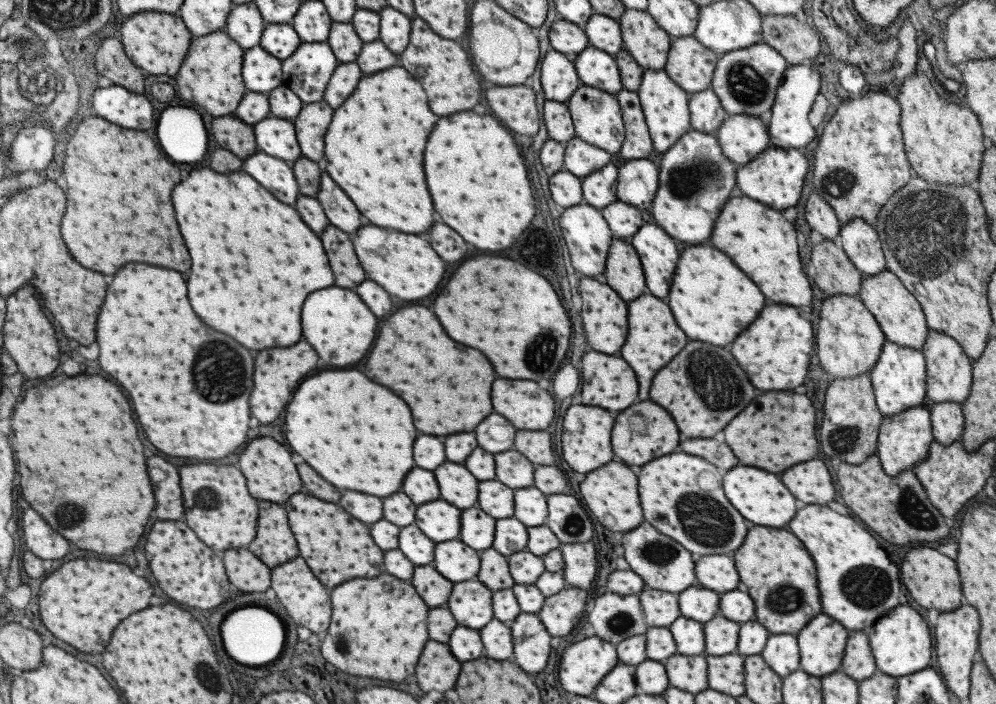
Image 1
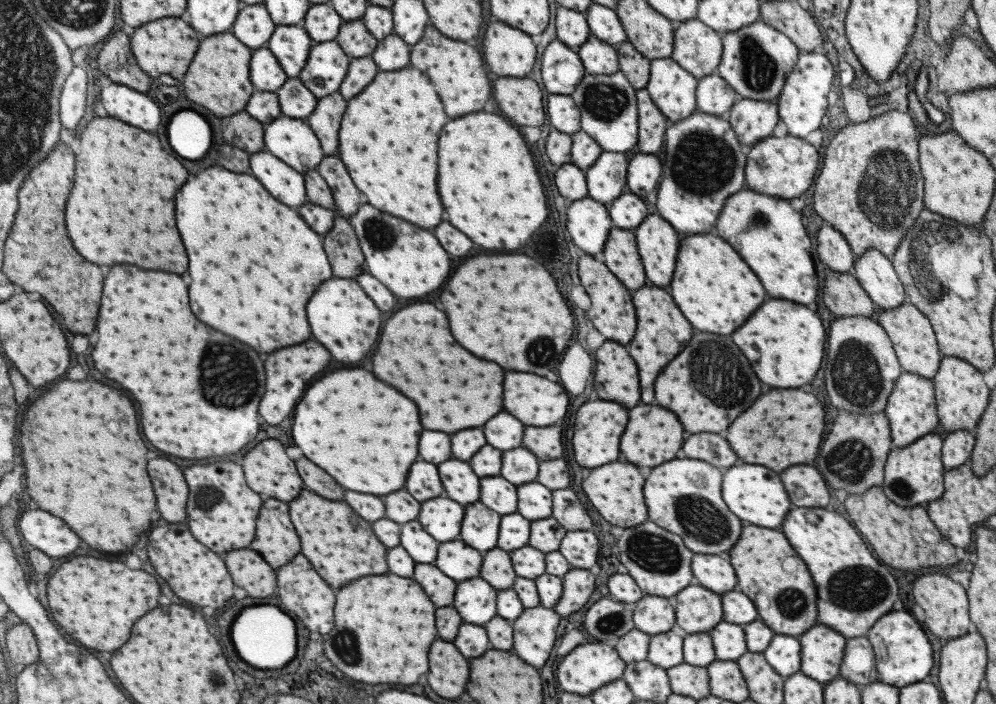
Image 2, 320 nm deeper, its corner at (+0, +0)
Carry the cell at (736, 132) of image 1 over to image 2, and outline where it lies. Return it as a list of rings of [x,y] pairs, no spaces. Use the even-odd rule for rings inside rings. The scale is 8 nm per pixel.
[[[738,98],[729,108],[727,118],[739,144],[752,146],[772,135],[778,108],[772,101]]]

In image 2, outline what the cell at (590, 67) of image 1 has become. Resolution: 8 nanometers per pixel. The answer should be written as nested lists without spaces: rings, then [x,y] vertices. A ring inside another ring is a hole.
[[[589,36],[575,49],[586,74],[612,75],[619,71],[616,51],[606,42]]]

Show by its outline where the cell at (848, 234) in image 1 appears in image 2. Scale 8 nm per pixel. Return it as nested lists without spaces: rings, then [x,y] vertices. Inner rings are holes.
[[[874,248],[854,259],[851,272],[877,309],[891,310],[907,302],[901,281],[891,261]]]

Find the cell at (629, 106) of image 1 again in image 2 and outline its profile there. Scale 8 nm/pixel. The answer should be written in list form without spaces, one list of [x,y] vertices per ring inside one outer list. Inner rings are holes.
[[[644,89],[637,90],[635,96],[638,116],[636,145],[639,153],[653,154],[663,146],[663,136],[668,123]]]

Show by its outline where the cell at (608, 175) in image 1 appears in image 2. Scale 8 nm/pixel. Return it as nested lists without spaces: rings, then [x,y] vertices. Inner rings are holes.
[[[602,150],[597,160],[584,171],[587,196],[604,205],[615,200],[625,190],[627,165],[627,158],[625,158],[623,153]]]

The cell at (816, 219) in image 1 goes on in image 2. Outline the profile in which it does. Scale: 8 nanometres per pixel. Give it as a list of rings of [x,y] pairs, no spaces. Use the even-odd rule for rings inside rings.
[[[824,223],[817,232],[817,257],[833,272],[852,272],[855,256],[843,235]]]

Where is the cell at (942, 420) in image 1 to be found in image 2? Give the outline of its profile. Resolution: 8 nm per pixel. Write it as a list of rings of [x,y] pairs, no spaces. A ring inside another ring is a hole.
[[[954,430],[942,439],[940,459],[944,470],[957,468],[968,462],[974,447],[973,431]]]

